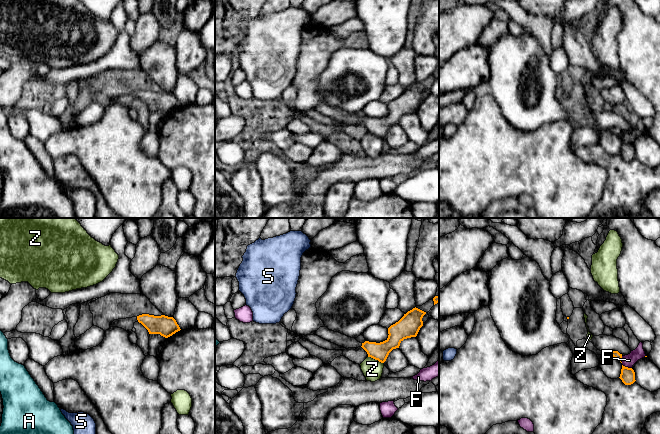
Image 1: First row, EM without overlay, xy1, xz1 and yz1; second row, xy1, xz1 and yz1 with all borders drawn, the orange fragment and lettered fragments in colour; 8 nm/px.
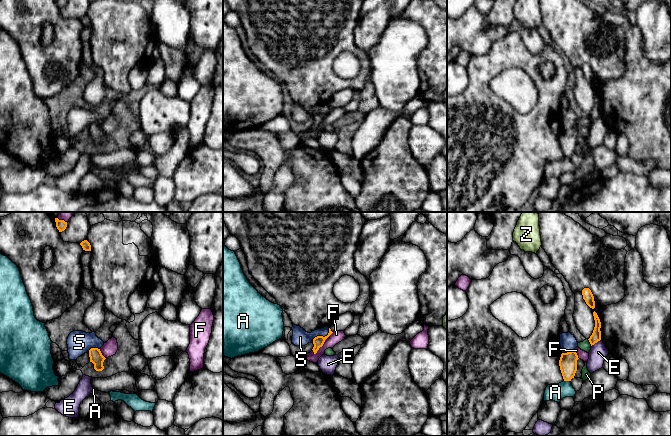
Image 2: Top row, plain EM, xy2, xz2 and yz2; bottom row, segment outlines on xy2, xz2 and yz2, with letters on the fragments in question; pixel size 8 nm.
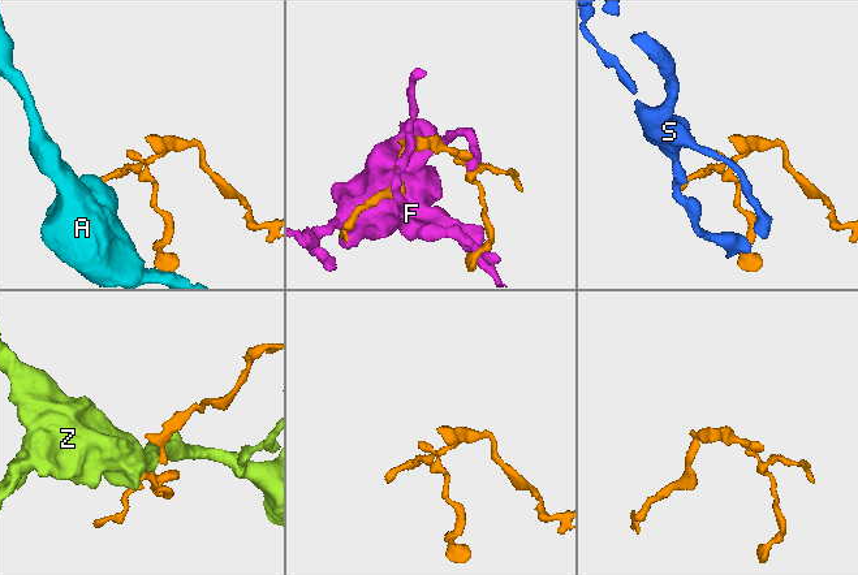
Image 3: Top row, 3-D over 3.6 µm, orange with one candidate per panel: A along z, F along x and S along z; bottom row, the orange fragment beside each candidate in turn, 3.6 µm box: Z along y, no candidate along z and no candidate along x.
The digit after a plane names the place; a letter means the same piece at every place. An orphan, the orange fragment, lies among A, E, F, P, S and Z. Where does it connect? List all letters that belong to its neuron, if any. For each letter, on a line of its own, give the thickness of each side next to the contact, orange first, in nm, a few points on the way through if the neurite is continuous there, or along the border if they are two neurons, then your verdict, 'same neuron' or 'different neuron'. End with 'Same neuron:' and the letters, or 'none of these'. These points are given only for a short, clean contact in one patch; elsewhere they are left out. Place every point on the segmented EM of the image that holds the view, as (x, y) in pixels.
A: 140 nm thick on the orange side, 140 nm on the other; border along yz2 (564, 380), (569, 381); different neuron
E: 80 nm thick on the orange side, 140 nm on the other; border along yz2 (600, 339), (591, 346); different neuron
F: 90 nm thick on the orange side, 100 nm on the other; different neuron
P: 80 nm thick on the orange side, 80 nm on the other; border along yz2 (587, 339), (591, 345); different neuron
S: 90 nm thick on the orange side, 130 nm on the other; border along xz2 (329, 328), (329, 332), (326, 335), (316, 336), (312, 340); different neuron
Z: 140 nm thick on the orange side, 160 nm on the other; border along xz1 (368, 356), (383, 363); different neuron
Same neuron: none of these

